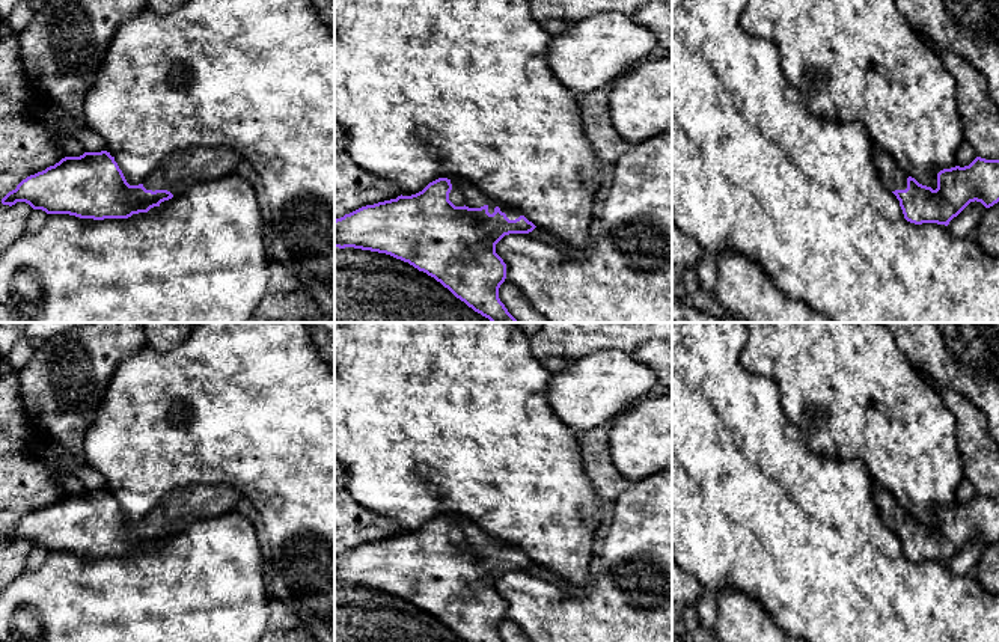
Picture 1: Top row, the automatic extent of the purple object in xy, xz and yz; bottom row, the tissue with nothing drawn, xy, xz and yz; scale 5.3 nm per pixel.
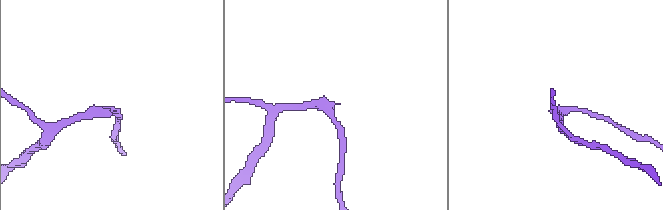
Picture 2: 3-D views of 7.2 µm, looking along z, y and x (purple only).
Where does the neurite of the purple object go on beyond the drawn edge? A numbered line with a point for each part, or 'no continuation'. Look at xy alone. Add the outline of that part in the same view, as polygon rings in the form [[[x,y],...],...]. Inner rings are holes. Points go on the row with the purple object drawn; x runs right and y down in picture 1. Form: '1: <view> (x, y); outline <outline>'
1: xy (184, 168); outline [[[226,146],[187,148],[170,154],[143,182],[146,190],[167,190],[178,196],[200,181],[214,181],[234,173],[243,157]]]

